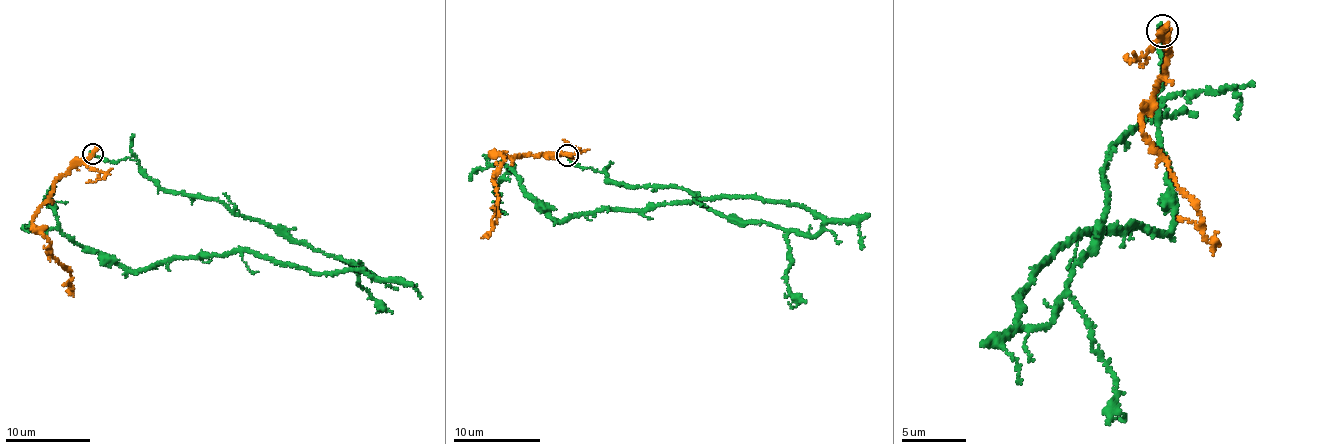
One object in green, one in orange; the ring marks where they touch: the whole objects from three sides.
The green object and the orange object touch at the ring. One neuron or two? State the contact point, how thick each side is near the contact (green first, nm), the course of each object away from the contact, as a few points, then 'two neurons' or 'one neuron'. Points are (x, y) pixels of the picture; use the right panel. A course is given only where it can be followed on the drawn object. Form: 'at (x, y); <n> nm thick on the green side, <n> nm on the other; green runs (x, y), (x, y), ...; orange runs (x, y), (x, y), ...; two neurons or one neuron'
at (1162, 30); 130 nm thick on the green side, 360 nm on the other; green runs (1163, 29), (1094, 243), (1021, 325), (1081, 232), (1172, 227), (1159, 105), (1228, 89), (1236, 117); orange runs (1163, 29), (1168, 56), (1166, 77), (1151, 97), (1143, 137), (1197, 211), (1213, 255); two neurons

